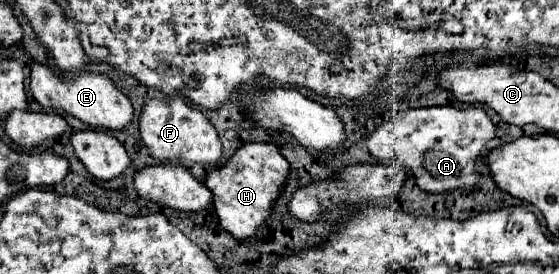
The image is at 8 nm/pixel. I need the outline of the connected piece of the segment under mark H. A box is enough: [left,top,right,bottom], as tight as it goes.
[204,142,290,238]

